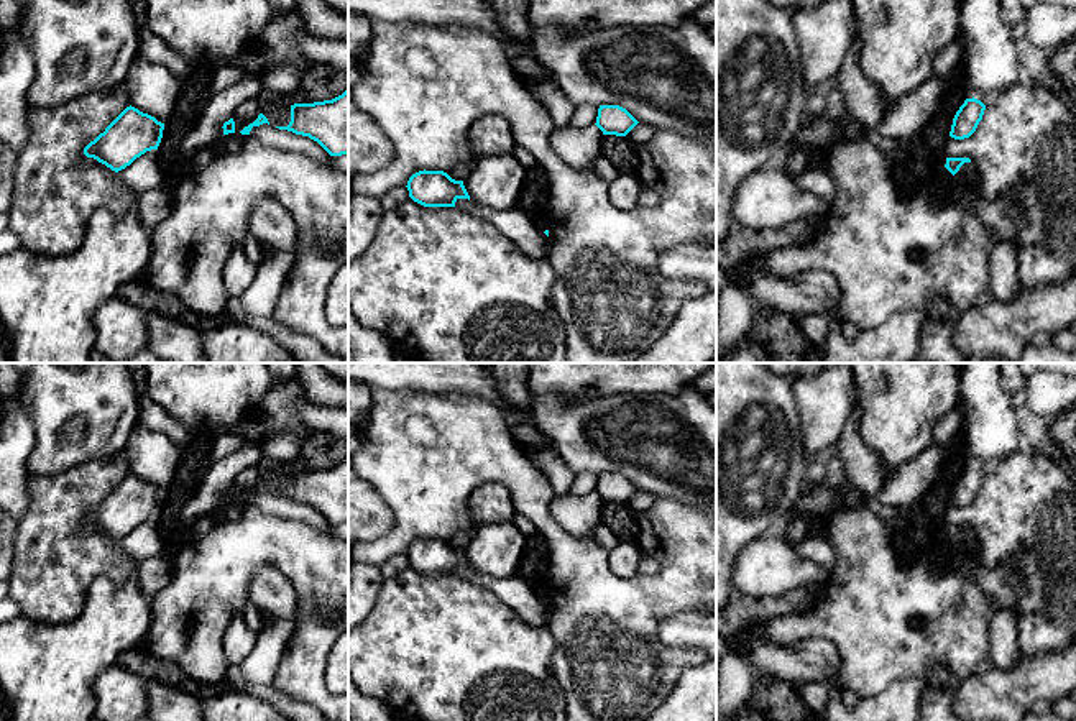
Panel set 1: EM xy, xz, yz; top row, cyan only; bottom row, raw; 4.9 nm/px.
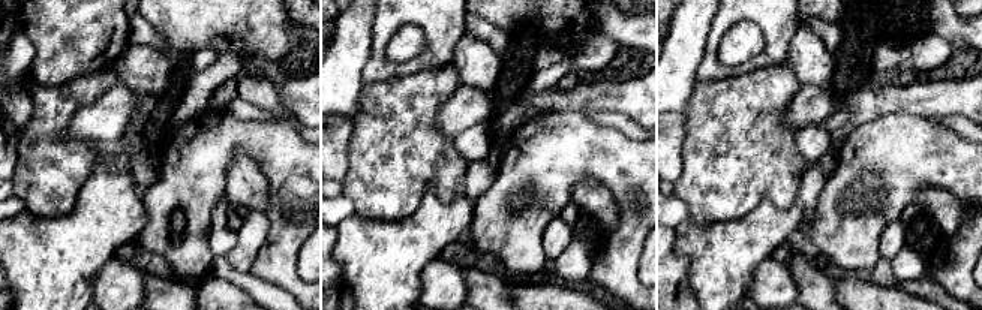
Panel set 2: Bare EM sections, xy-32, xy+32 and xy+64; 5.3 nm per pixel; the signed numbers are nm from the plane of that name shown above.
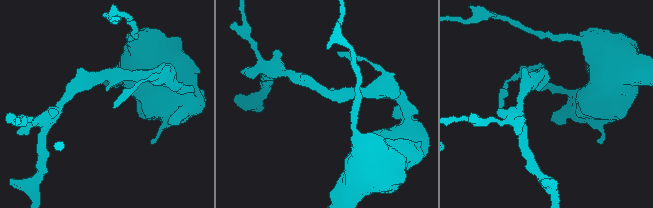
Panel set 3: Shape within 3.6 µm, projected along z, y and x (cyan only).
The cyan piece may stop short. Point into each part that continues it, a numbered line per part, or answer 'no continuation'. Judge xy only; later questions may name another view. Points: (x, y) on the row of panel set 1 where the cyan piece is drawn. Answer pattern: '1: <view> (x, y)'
no continuation

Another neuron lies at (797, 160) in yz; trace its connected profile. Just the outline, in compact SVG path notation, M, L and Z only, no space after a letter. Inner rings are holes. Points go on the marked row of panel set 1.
M807 146L790 148L782 166L792 177L798 177L807 168L810 168L810 159L813 151Z

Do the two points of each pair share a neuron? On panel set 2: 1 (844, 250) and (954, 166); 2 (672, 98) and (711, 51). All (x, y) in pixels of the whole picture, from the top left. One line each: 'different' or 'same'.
1: same
2: different

